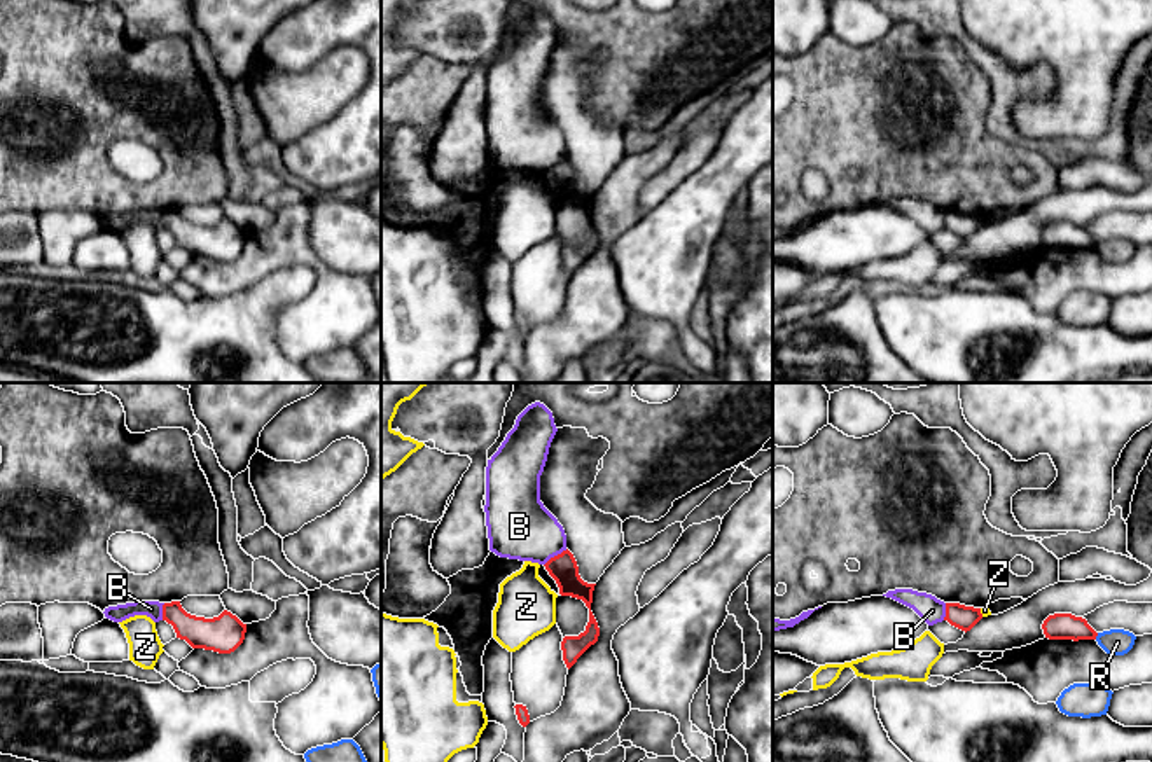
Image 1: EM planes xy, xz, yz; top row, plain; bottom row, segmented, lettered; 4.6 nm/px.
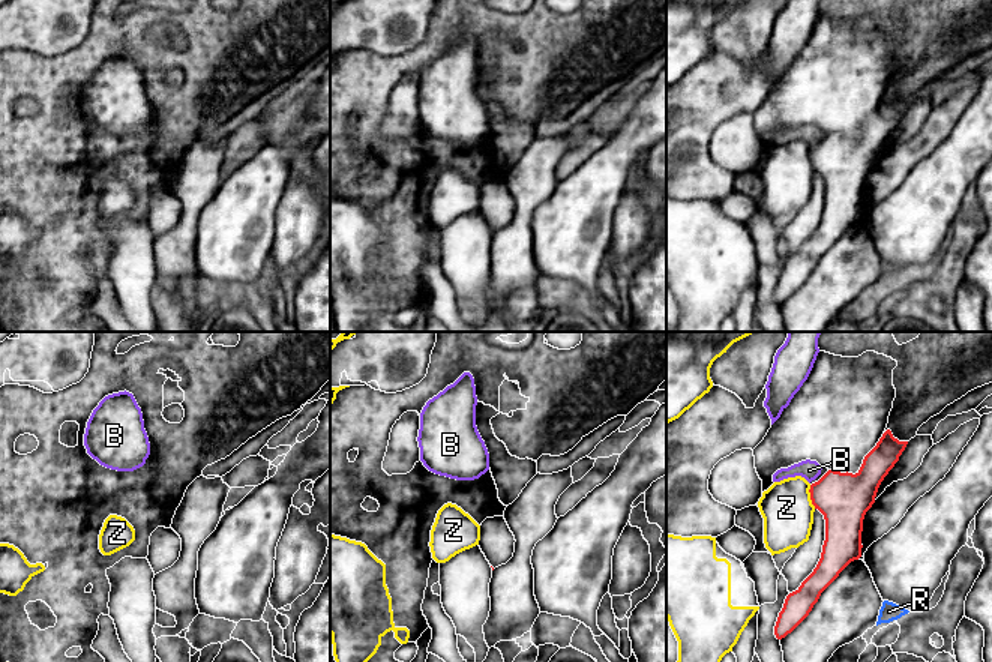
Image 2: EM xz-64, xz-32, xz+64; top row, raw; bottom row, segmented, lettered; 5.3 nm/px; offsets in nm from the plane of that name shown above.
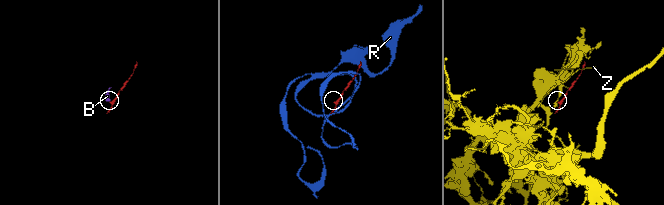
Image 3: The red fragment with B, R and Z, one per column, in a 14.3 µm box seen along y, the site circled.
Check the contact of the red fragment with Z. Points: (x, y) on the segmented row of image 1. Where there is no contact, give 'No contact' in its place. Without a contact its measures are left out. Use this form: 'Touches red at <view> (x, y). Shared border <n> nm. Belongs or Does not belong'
Touches red at yz (979, 612). Shared border 40 nm. Does not belong

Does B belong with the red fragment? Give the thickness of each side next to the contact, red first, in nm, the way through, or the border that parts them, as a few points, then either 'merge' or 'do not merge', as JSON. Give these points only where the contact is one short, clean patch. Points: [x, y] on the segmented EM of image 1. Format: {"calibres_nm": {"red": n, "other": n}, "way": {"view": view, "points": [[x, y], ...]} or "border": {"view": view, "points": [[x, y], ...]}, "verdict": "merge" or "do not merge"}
{"calibres_nm": {"red": 130, "other": 300}, "border": {"view": "xz", "points": [[567, 549], [555, 554], [544, 565]]}, "verdict": "do not merge"}

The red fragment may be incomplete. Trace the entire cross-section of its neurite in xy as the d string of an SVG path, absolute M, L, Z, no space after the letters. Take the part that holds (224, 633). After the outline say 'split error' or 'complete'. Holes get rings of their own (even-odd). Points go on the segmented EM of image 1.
M180 601L163 605L163 620L171 624L177 638L185 640L192 648L219 654L234 652L243 643L246 633L246 624L227 610L219 617L205 619L187 613Z | complete

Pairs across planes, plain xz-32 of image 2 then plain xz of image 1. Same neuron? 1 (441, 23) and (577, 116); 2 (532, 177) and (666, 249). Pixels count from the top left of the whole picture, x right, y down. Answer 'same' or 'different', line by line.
1: different
2: different

